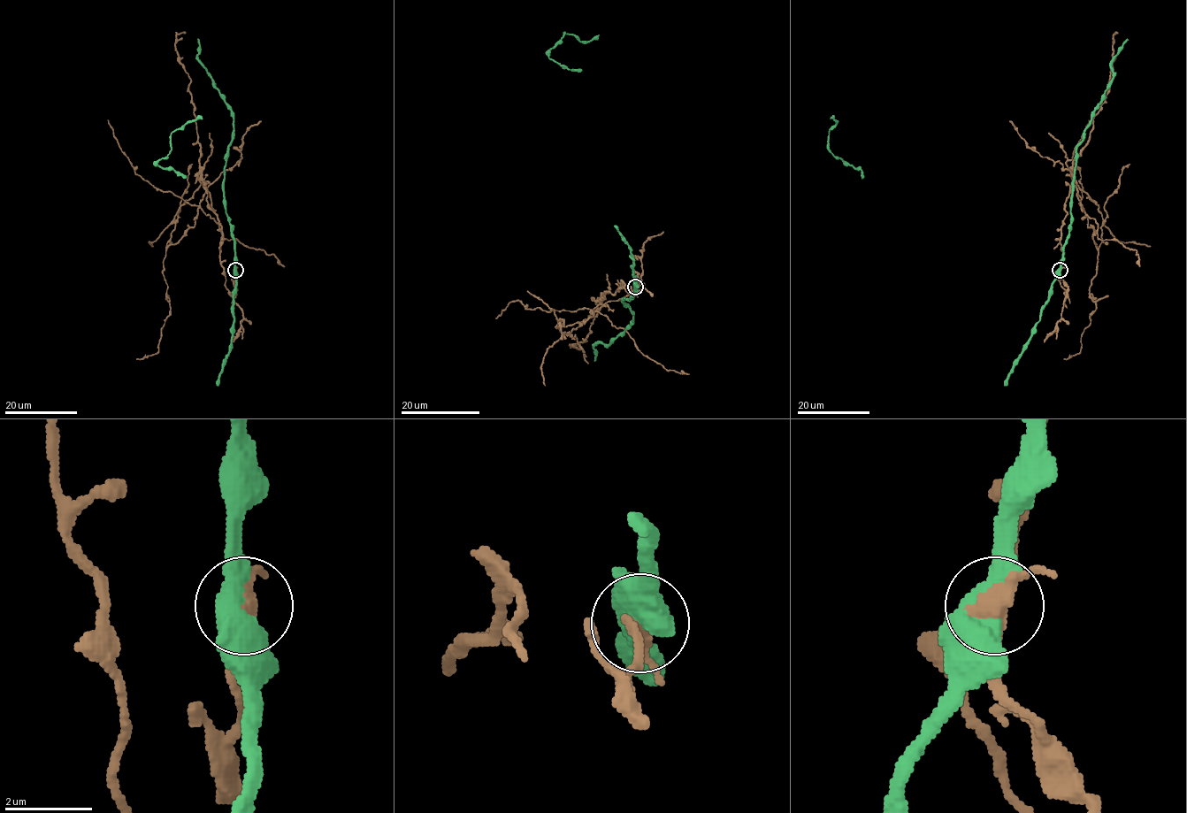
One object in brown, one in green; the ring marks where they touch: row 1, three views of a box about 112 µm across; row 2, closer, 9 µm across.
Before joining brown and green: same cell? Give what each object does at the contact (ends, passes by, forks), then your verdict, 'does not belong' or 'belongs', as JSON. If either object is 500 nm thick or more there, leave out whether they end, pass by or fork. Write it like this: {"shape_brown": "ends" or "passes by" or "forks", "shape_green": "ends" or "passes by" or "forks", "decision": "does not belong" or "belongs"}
{"decision": "does not belong"}

